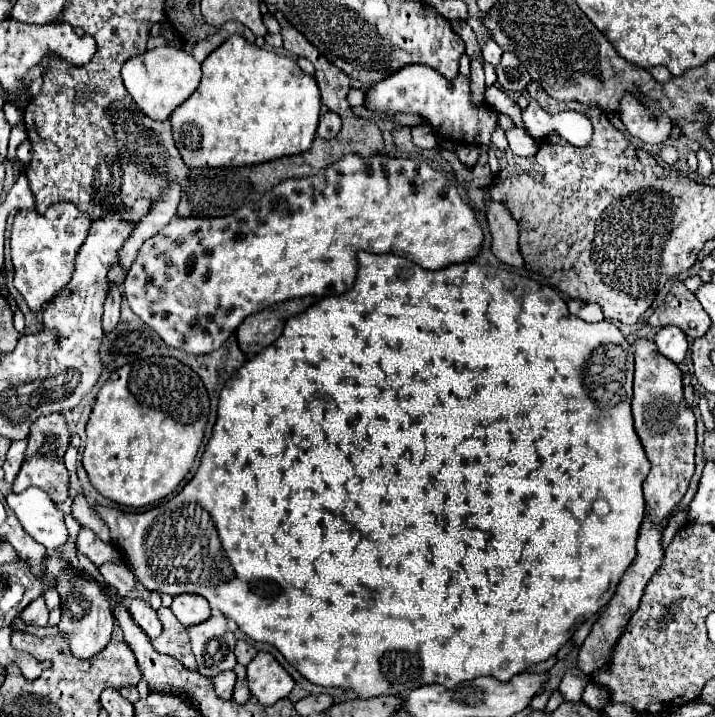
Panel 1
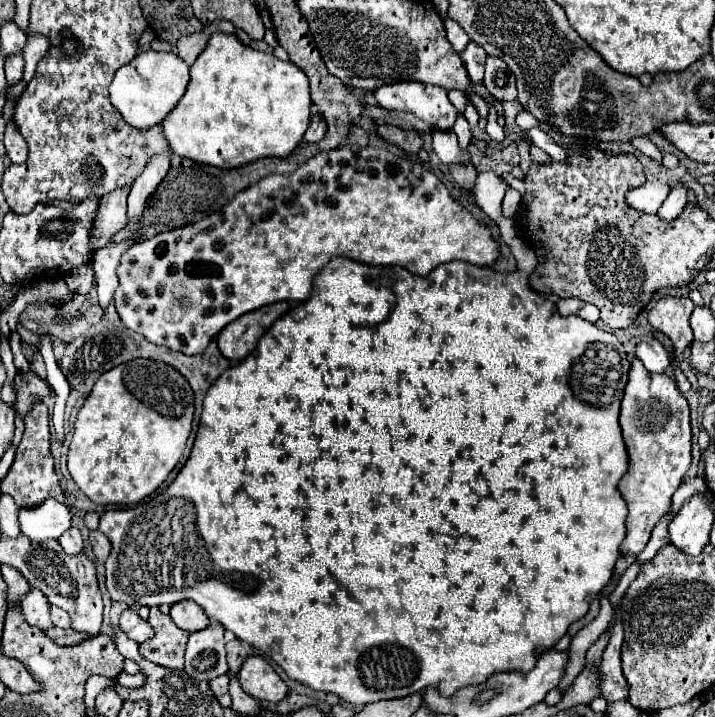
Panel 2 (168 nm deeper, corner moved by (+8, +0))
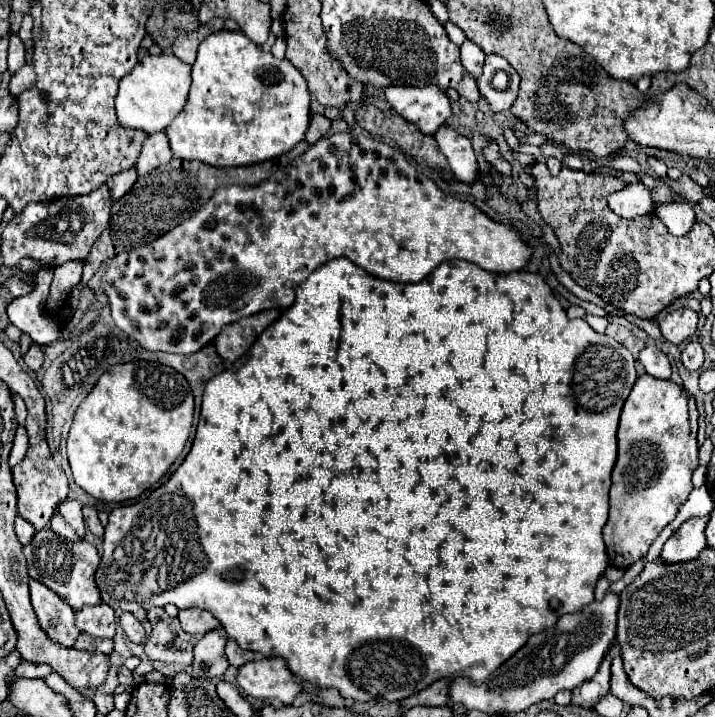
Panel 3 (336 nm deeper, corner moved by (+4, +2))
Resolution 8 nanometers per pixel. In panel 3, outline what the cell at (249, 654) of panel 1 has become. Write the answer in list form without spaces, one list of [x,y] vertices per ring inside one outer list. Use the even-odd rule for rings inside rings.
[[[228,639],[228,643],[226,643],[226,657],[228,657],[230,665],[240,667],[240,665],[252,661],[256,655],[254,655],[252,651],[244,651],[244,649],[240,649],[238,643],[236,643],[234,639]]]

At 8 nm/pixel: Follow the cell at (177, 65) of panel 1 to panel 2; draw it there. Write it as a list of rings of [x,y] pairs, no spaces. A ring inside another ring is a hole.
[[[144,51],[136,55],[128,65],[122,65],[110,85],[110,103],[122,115],[122,119],[136,127],[148,129],[164,121],[164,117],[176,107],[188,85],[188,65],[174,53]]]

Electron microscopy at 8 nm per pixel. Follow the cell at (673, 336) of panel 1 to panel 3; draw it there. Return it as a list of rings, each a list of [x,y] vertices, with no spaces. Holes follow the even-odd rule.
[[[646,345],[640,351],[638,359],[644,365],[644,371],[648,371],[652,377],[670,379],[670,361],[656,345]]]

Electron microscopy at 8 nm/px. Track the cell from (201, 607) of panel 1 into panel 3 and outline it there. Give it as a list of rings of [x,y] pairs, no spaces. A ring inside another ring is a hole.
[[[184,609],[178,613],[178,619],[182,623],[182,629],[192,635],[204,635],[212,629],[216,629],[220,623],[212,617],[212,613],[202,609]]]

